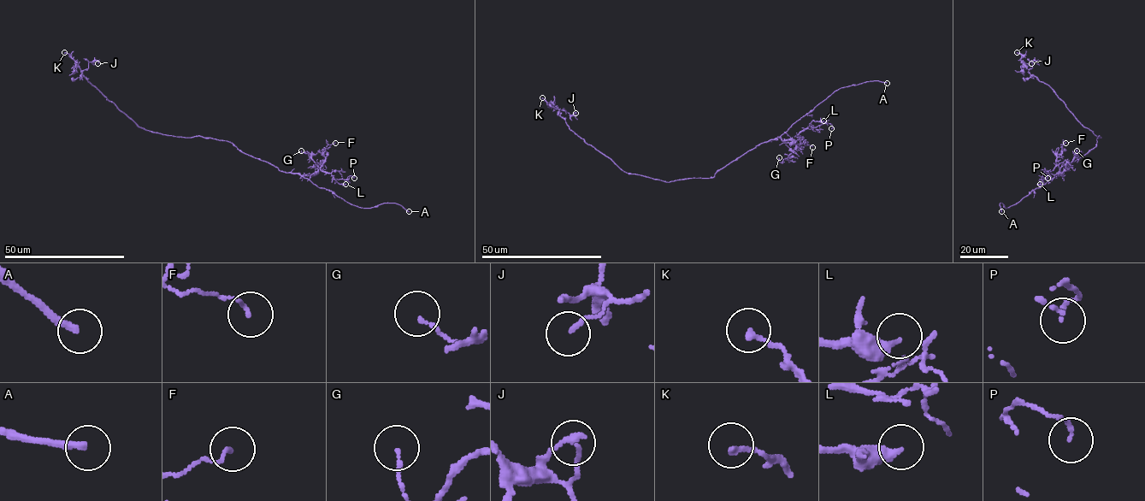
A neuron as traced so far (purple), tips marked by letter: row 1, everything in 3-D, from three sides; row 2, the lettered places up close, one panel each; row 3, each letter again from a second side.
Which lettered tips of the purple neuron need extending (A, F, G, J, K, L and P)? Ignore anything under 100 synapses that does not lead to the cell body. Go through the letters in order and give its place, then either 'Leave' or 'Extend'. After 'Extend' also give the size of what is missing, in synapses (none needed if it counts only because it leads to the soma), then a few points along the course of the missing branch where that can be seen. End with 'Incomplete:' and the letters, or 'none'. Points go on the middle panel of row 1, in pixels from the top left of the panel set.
A: Place: (887, 83). Extend. Course of what is missing: (887, 83), (905, 89), (913, 89), (917, 85)
F: Place: (812, 147). Leave
G: Place: (779, 157). Leave
J: Place: (575, 113). Leave
K: Place: (542, 97). Leave
L: Place: (823, 120). Leave
P: Place: (831, 128). Leave
Incomplete: A

